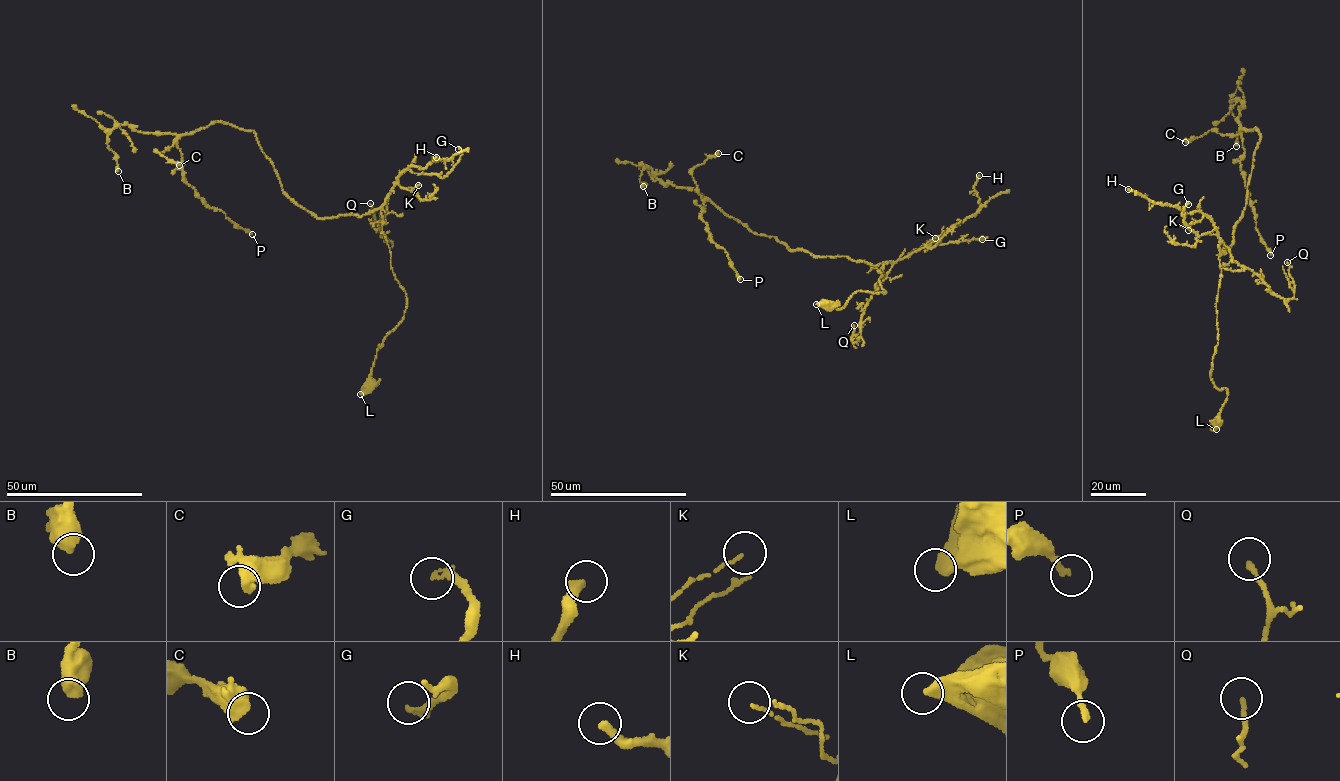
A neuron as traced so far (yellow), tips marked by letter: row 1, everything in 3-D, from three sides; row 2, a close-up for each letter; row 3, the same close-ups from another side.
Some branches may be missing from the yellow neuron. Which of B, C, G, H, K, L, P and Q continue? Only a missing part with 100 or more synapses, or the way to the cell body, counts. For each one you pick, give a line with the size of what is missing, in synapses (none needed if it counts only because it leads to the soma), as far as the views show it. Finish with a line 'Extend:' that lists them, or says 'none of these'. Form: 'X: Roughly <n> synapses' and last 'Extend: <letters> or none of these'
Extend: none of these

